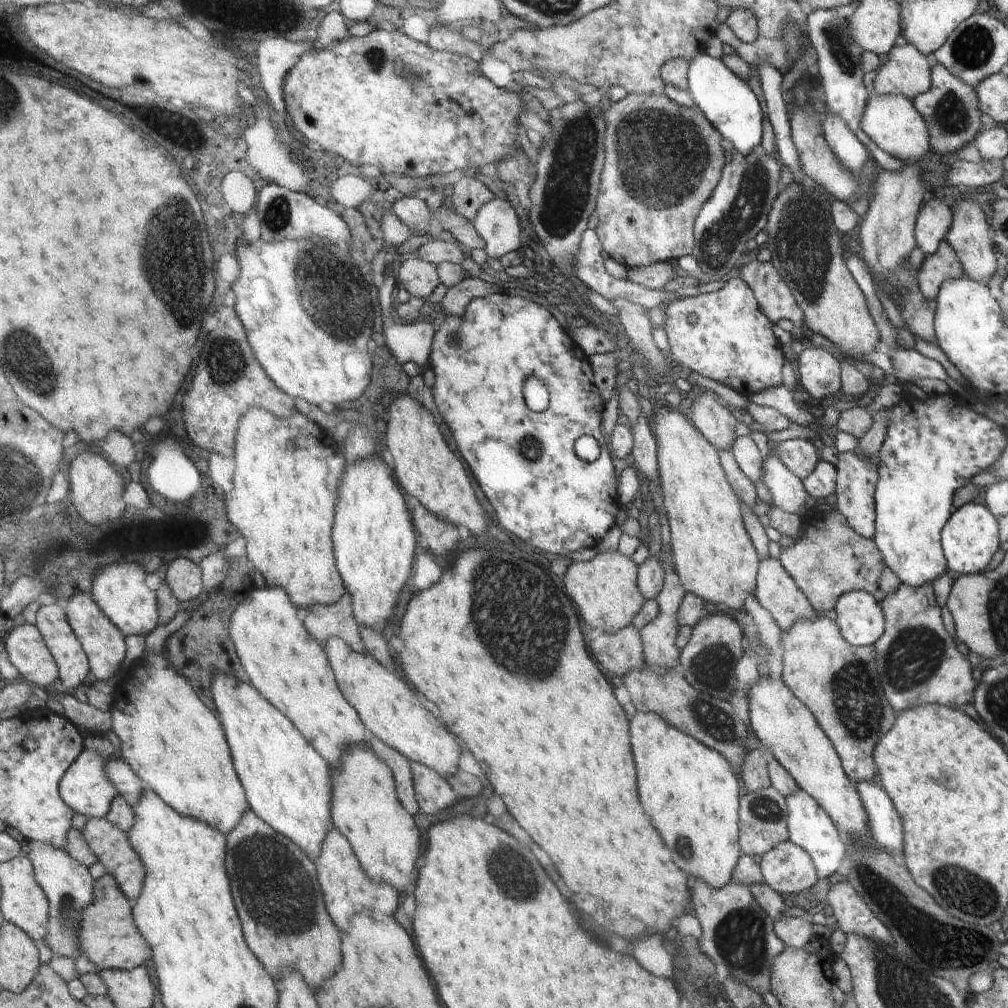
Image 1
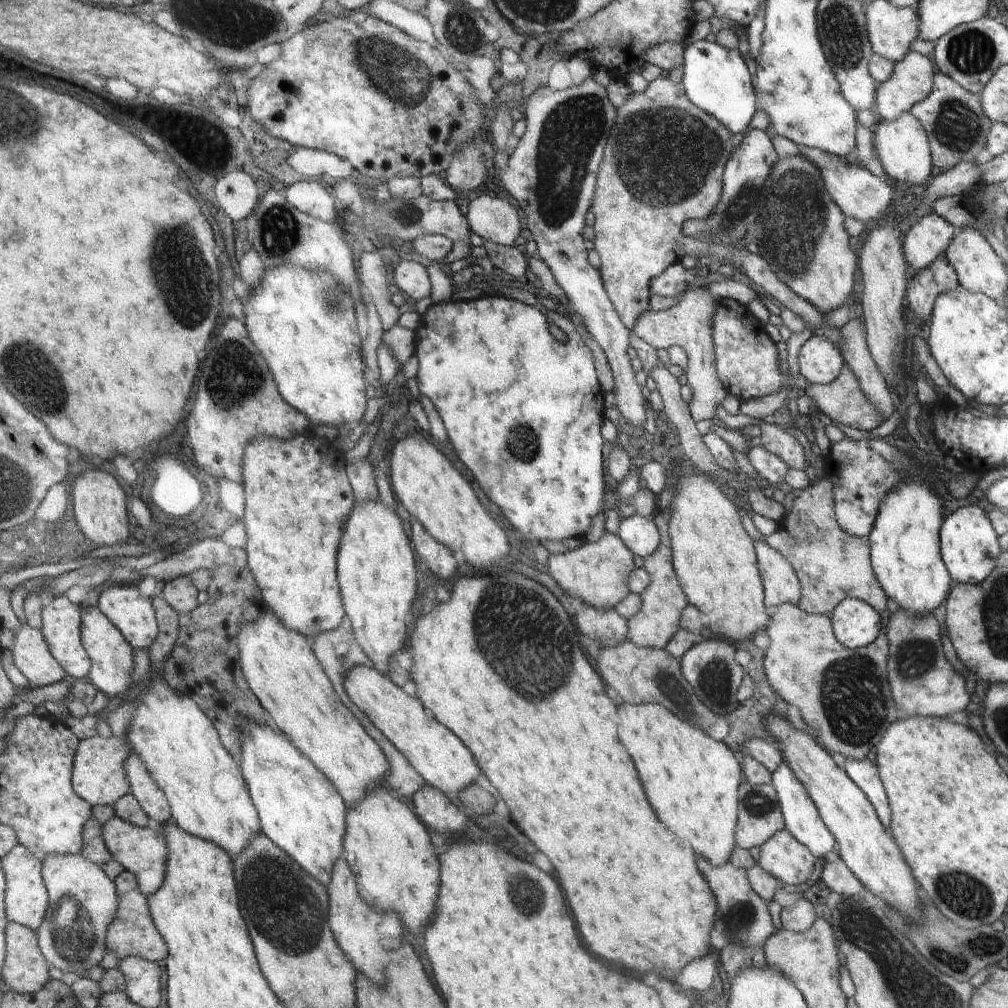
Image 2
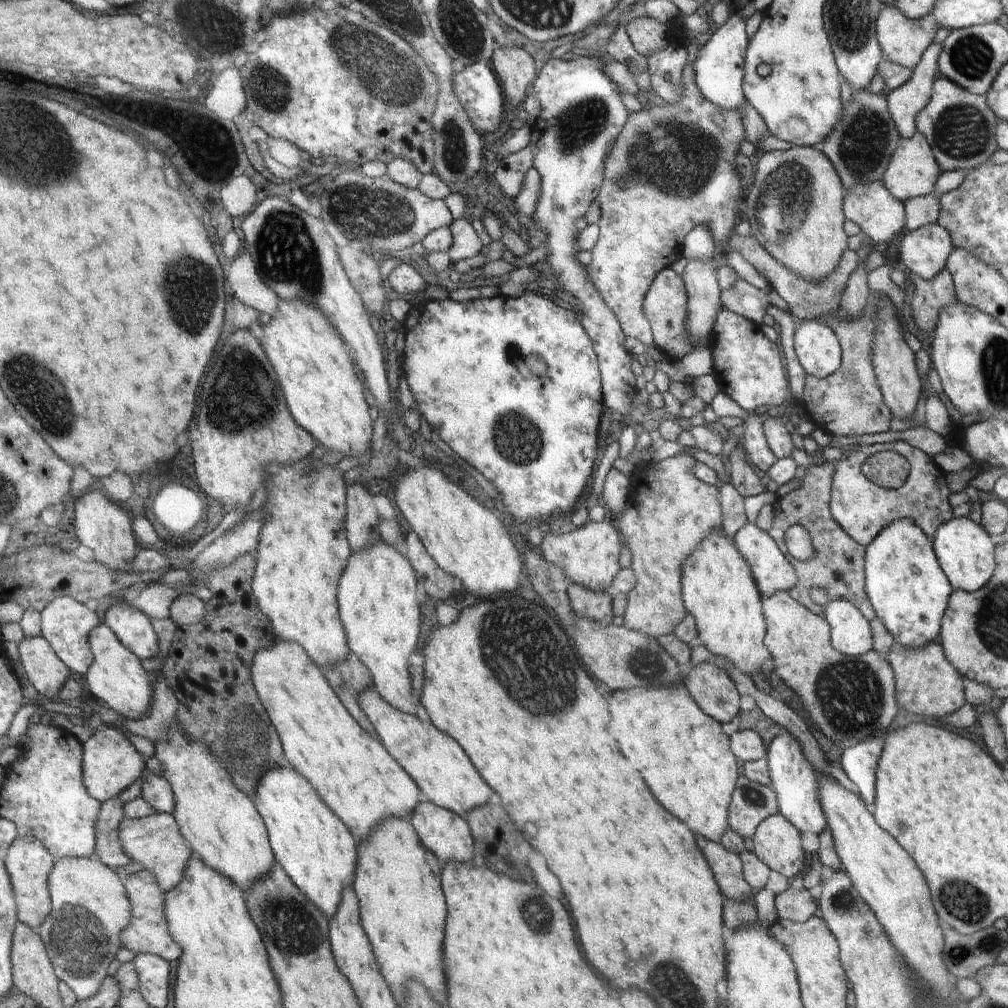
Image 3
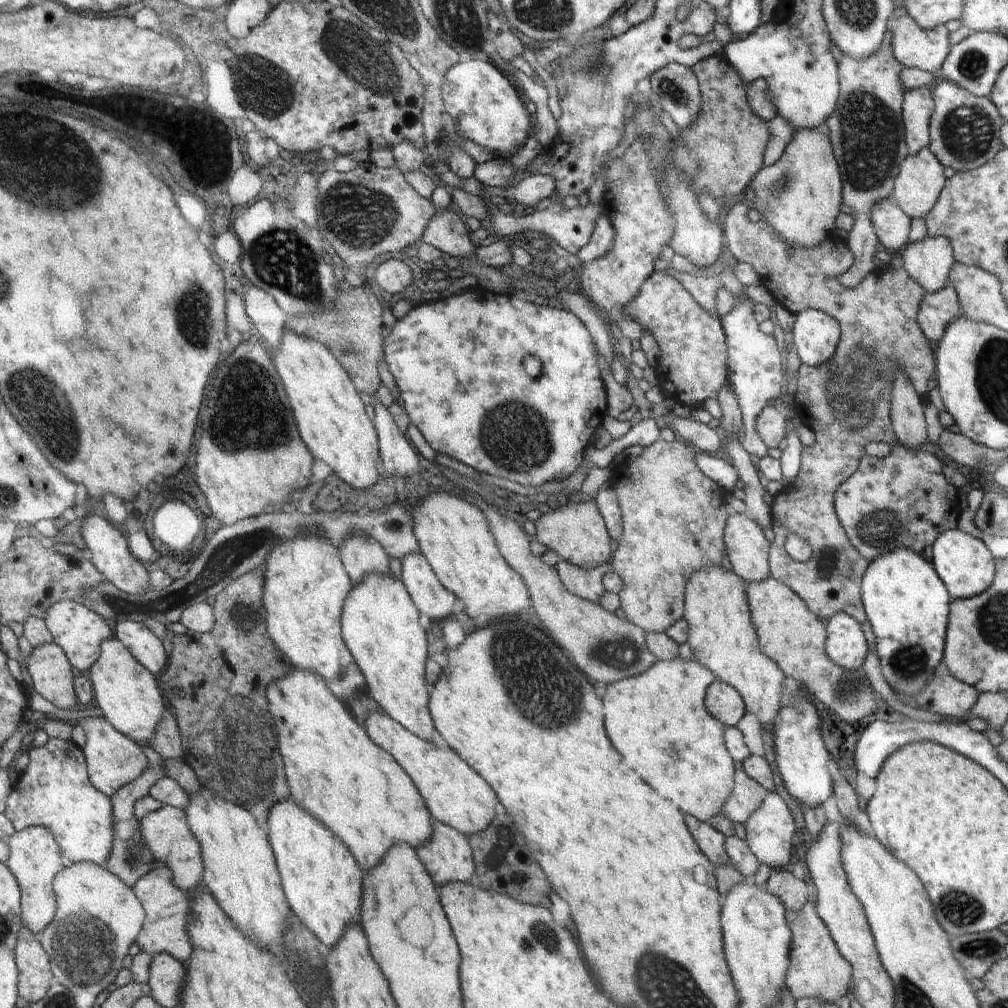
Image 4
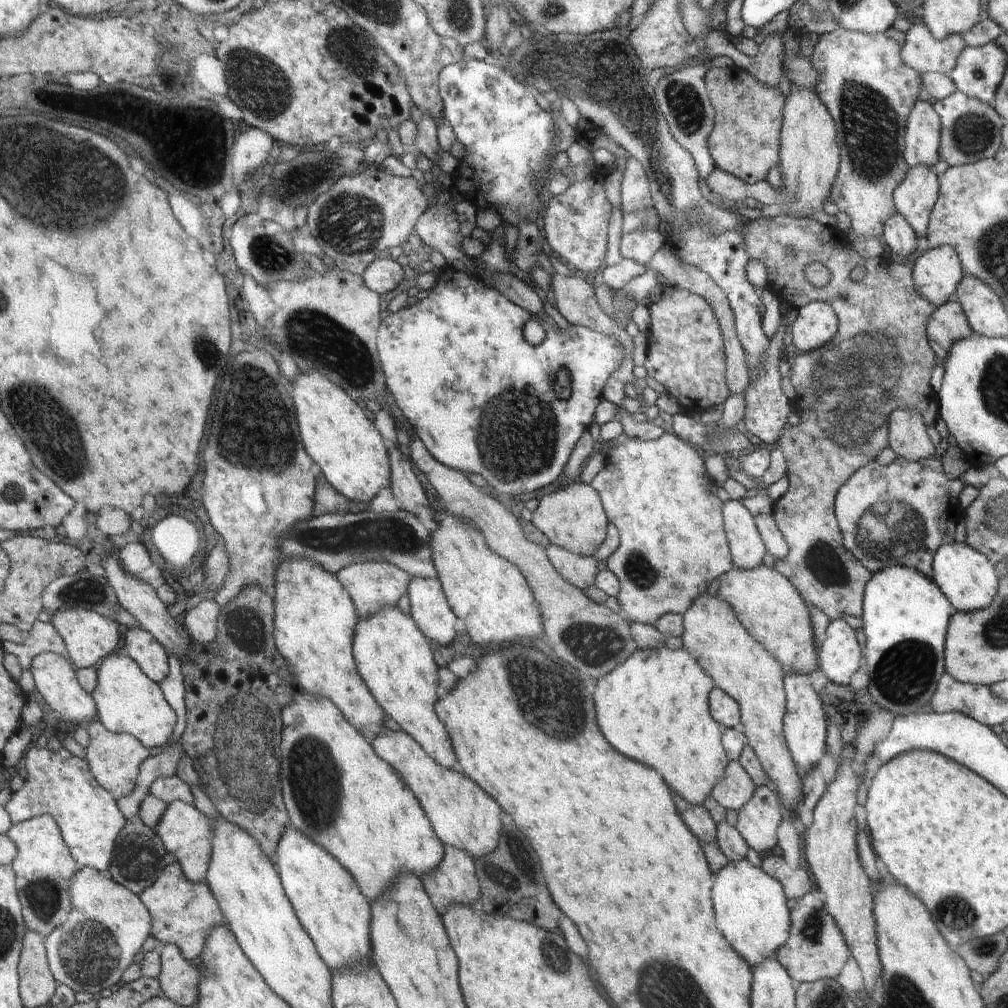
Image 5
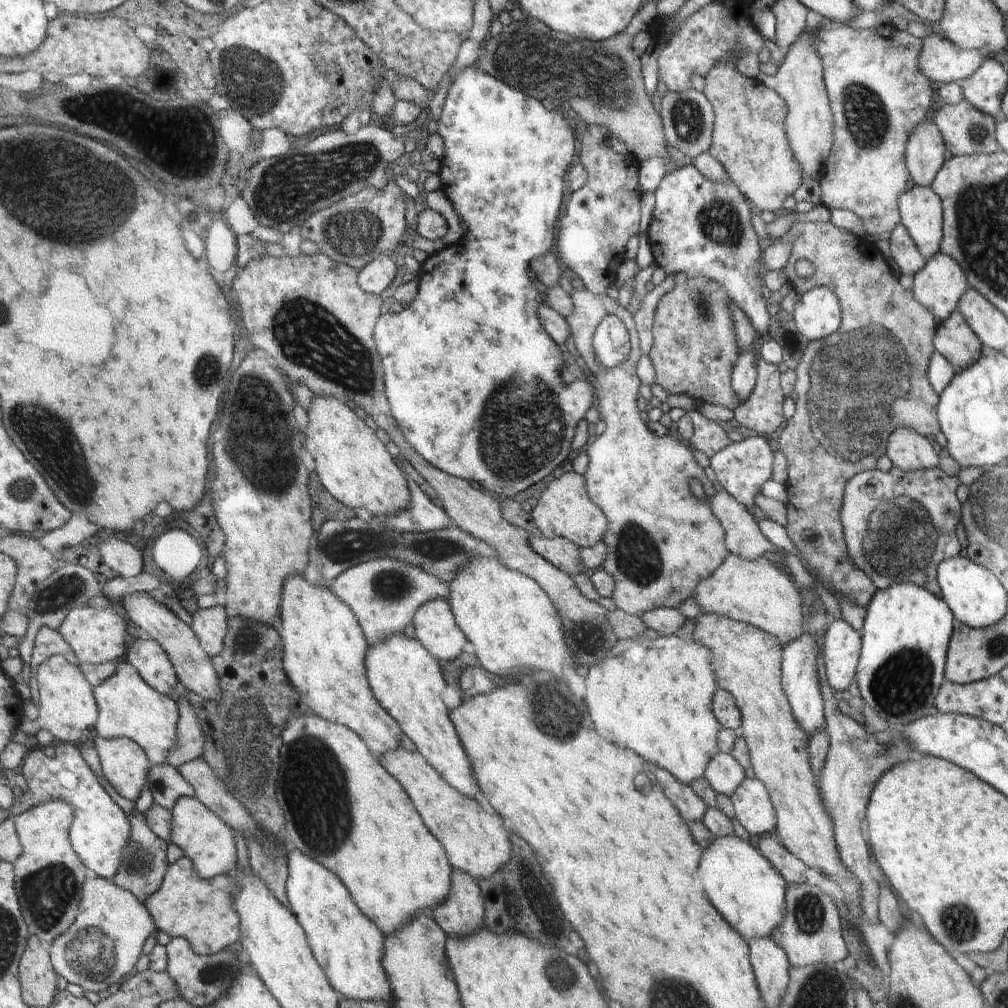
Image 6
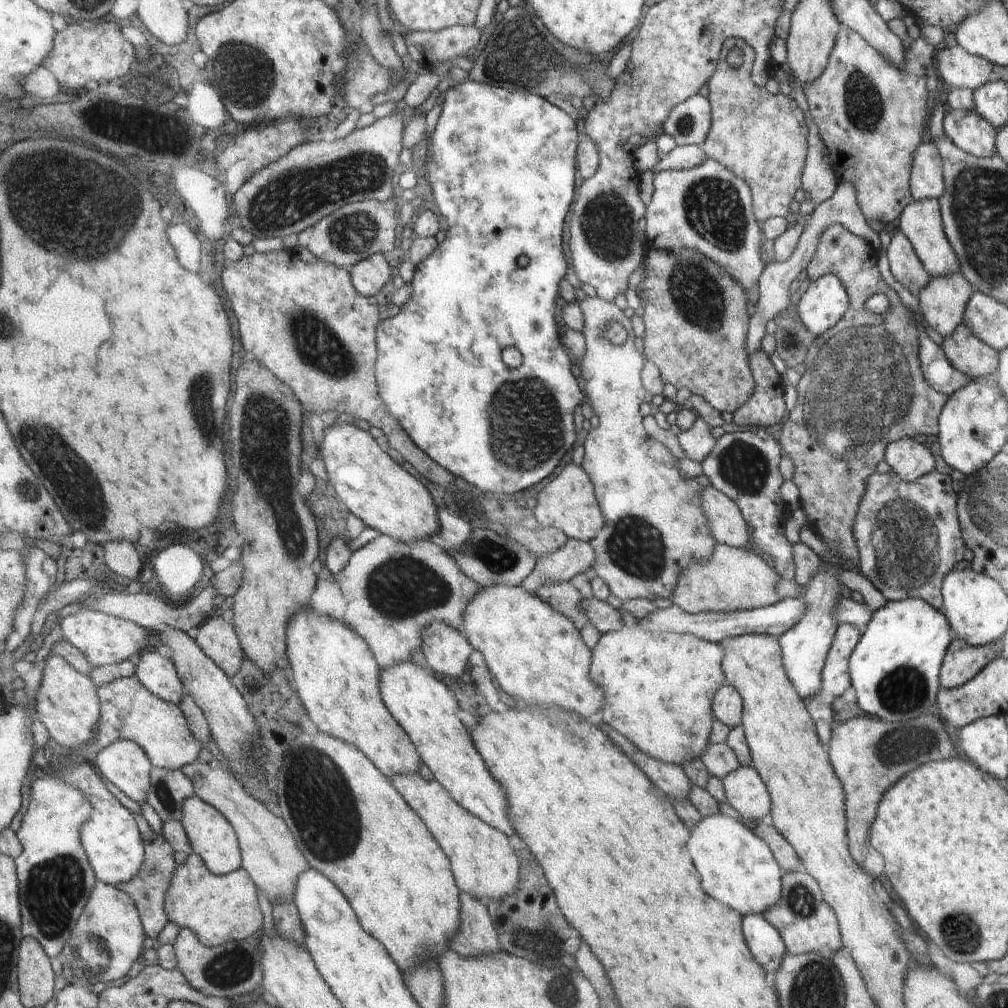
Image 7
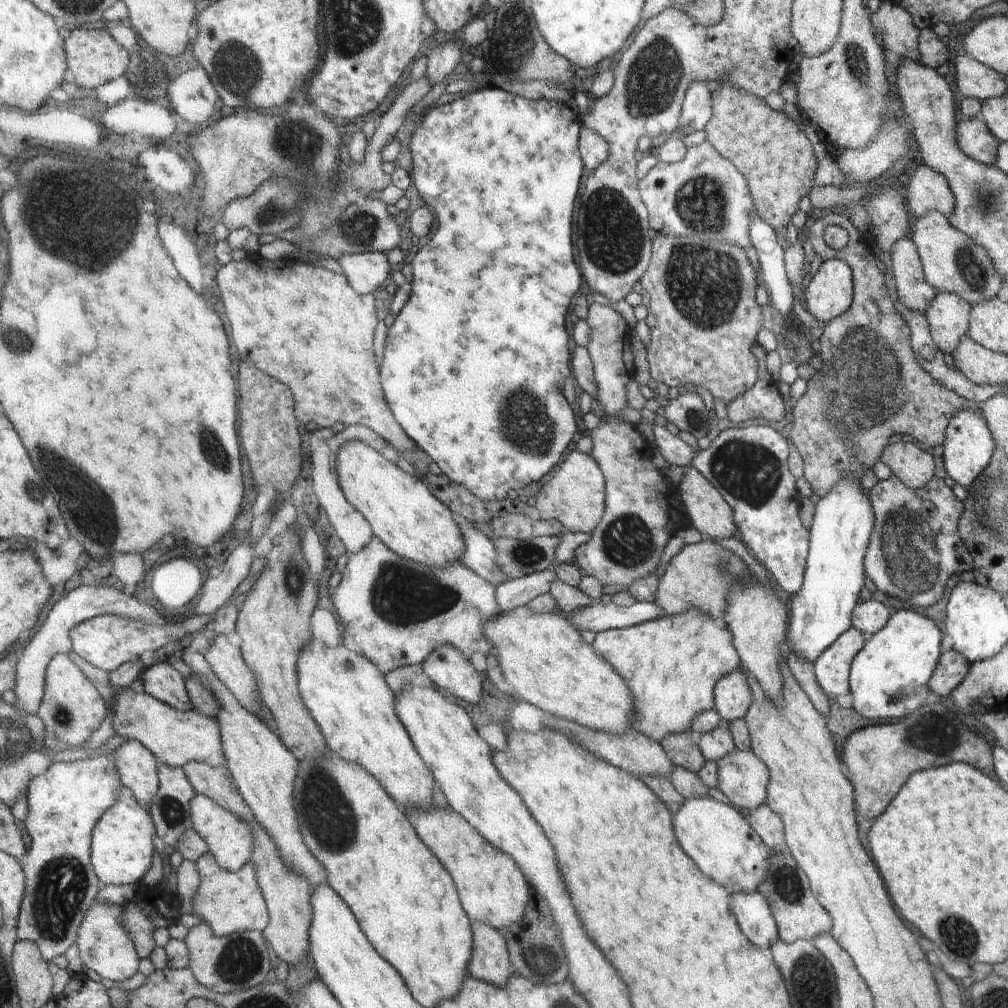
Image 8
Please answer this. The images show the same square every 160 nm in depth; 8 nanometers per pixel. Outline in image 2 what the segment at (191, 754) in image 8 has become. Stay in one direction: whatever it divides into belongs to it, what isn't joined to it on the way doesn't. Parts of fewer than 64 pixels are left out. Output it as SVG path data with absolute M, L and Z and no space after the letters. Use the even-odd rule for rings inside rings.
M89 606L81 616L82 646L90 656L90 682L108 697L125 694L134 668L134 648L117 627L97 606Z

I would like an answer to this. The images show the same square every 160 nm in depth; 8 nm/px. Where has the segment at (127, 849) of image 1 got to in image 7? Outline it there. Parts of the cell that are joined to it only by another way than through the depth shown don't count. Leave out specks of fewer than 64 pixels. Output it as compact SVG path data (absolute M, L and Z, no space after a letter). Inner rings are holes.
M196 794L186 799L183 808L183 818L180 820L186 831L191 852L201 856L210 872L218 875L228 875L241 867L241 847L236 830L213 805L209 805Z

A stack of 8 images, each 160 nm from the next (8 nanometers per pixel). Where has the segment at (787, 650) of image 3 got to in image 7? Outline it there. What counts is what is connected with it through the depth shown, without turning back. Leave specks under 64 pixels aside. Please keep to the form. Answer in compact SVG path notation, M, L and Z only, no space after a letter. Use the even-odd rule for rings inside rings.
M718 543L707 563L694 561L685 568L671 599L674 604L689 613L702 611L727 613L757 609L772 606L782 600L777 593L780 579L781 576L772 560L751 547L737 549Z

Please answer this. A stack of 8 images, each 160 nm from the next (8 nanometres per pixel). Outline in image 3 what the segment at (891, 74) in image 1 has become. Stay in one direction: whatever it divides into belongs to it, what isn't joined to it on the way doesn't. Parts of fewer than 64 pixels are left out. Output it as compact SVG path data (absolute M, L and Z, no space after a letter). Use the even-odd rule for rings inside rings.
M941 43L926 48L920 61L912 70L911 77L898 88L886 92L888 108L900 136L910 138L916 134L918 114L926 108L932 98L932 84L936 80L936 62L941 55Z

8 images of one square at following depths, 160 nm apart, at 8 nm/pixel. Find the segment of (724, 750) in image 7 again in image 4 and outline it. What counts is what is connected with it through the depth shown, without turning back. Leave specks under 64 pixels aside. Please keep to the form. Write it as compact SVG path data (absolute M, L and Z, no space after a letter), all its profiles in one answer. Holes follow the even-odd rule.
M740 768L737 773L737 785L726 800L725 807L721 809L721 814L733 824L741 822L744 825L746 820L762 807L767 795L768 792Z

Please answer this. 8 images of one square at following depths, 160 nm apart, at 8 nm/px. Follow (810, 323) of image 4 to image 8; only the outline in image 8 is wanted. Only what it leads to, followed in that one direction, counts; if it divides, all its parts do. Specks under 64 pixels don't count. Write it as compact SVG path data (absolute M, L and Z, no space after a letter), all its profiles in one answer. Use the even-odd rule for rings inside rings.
M828 259L806 286L804 306L817 321L826 324L849 310L854 291L851 266L840 259Z

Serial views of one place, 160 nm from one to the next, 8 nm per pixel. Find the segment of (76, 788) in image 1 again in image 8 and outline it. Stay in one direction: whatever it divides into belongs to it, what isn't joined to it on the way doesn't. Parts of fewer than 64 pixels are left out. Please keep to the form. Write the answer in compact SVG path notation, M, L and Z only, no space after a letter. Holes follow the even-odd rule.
M132 738L123 742L117 749L116 768L122 785L129 788L136 800L142 800L146 808L152 806L158 790L157 757L141 741Z

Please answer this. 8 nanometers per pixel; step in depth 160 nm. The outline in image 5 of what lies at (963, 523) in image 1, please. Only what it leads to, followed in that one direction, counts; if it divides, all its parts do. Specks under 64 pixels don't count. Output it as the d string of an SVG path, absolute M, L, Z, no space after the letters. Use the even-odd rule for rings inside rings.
M954 541L939 549L933 560L933 572L933 581L949 601L953 602L958 612L978 612L982 608L988 608L997 594L999 578L995 566L986 560L986 556L966 543Z

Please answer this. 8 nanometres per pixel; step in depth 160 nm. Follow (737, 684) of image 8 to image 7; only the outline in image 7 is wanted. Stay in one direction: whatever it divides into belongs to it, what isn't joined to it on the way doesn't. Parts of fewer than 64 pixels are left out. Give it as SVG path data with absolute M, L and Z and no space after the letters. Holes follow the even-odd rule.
M732 685L722 686L713 700L712 713L714 718L730 729L740 725L740 716L744 714L744 702L737 688Z

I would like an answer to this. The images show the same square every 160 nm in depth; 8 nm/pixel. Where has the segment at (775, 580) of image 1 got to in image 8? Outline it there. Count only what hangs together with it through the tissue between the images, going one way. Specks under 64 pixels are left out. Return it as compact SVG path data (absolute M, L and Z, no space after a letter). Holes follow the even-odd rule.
M692 466L684 468L678 488L692 526L706 538L737 536L733 508L730 508L718 489L698 469Z

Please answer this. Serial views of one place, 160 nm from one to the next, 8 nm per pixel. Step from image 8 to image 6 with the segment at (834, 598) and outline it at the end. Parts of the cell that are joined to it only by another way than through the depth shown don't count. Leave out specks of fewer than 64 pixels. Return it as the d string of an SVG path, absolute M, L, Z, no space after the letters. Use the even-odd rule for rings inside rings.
M804 630L802 636L790 644L781 646L784 649L781 660L781 676L785 686L786 697L793 706L797 720L802 728L812 737L816 732L822 732L825 728L822 692L820 689L820 674L818 674L818 642L816 638Z

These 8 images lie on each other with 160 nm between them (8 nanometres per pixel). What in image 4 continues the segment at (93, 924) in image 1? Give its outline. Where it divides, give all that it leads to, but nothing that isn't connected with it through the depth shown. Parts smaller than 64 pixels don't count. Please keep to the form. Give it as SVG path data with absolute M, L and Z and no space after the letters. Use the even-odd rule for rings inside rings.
M168 865L156 868L142 876L133 887L145 908L146 920L137 943L140 951L148 954L164 953L174 956L183 964L193 958L194 946L189 934L190 915L193 914L193 897L189 891L181 890L173 884L172 870Z

